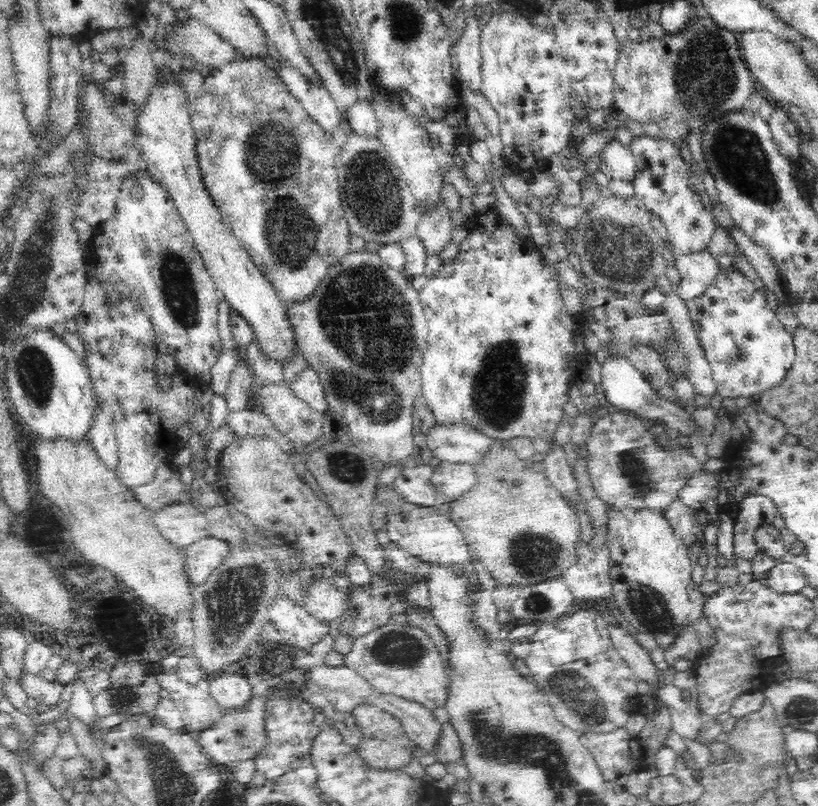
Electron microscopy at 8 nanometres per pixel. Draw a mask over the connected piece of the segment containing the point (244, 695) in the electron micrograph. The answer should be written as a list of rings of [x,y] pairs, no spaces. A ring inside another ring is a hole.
[[[225,674],[215,678],[208,684],[208,692],[216,699],[225,712],[244,710],[253,699],[253,688],[245,676]]]

